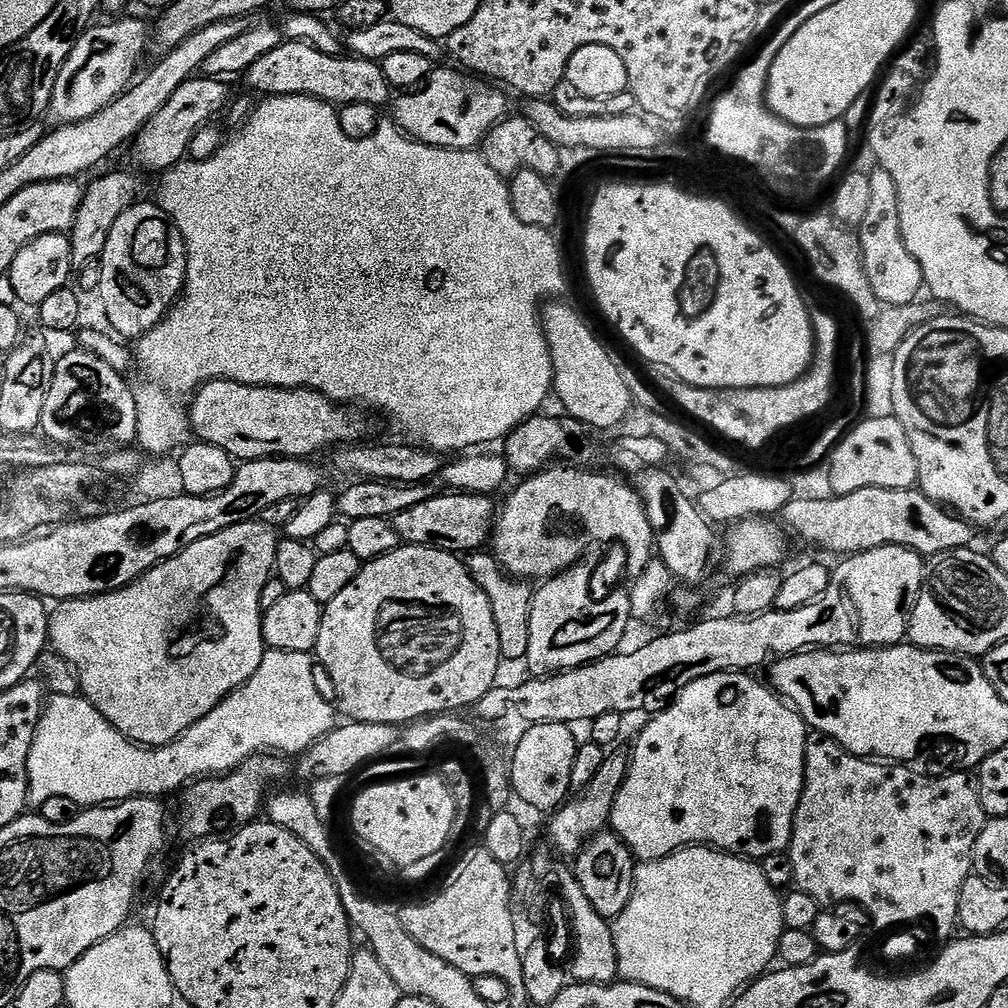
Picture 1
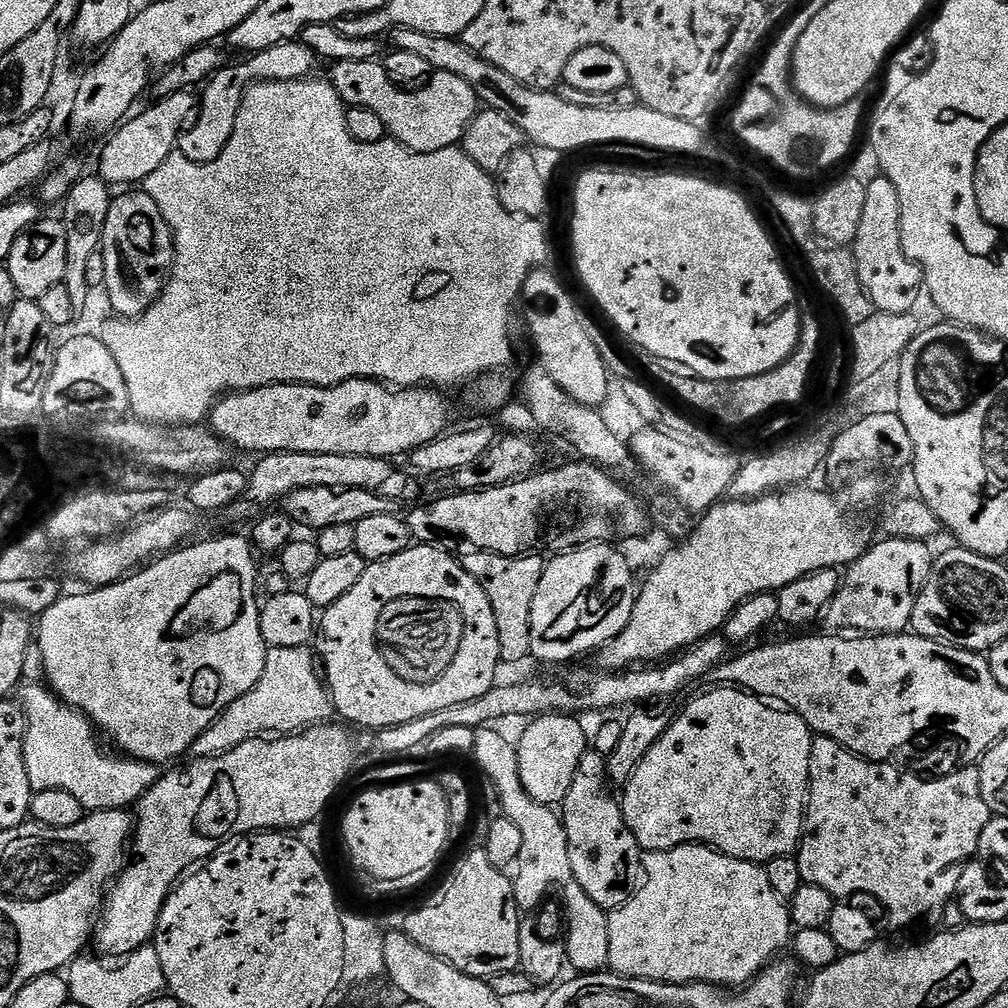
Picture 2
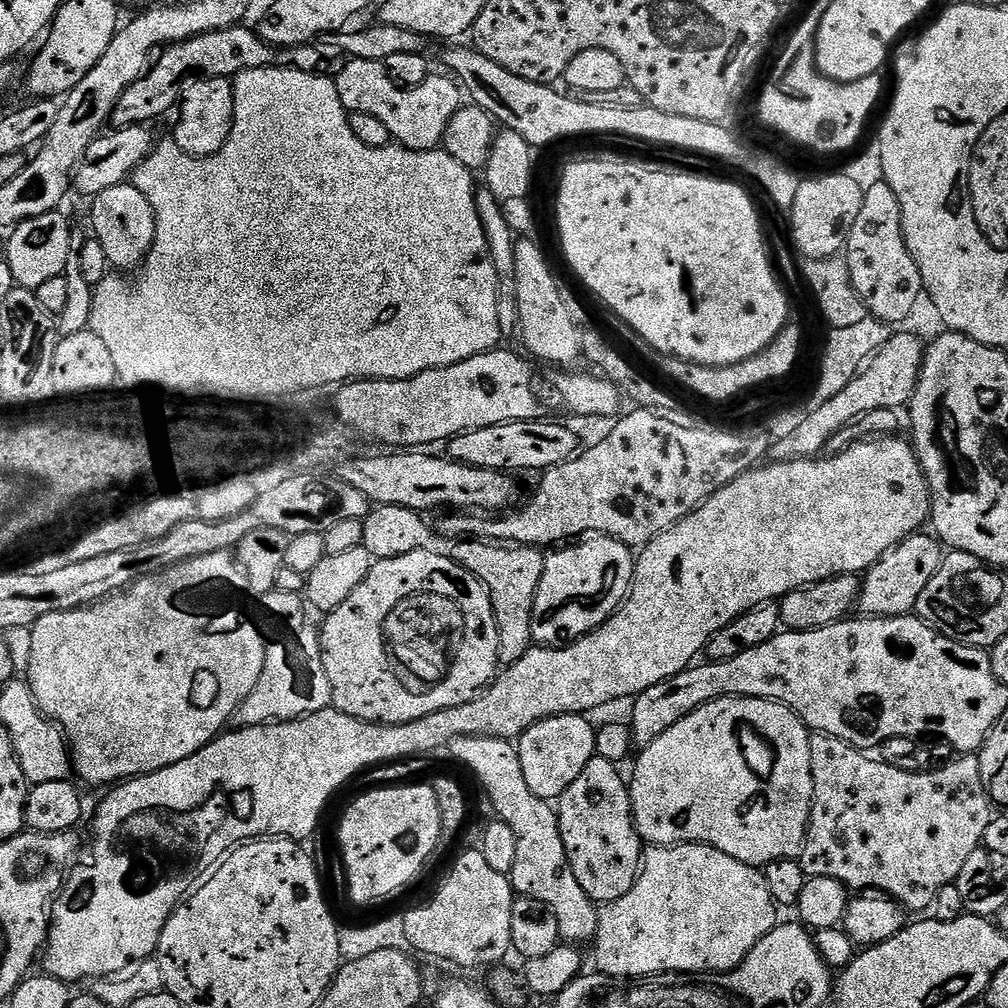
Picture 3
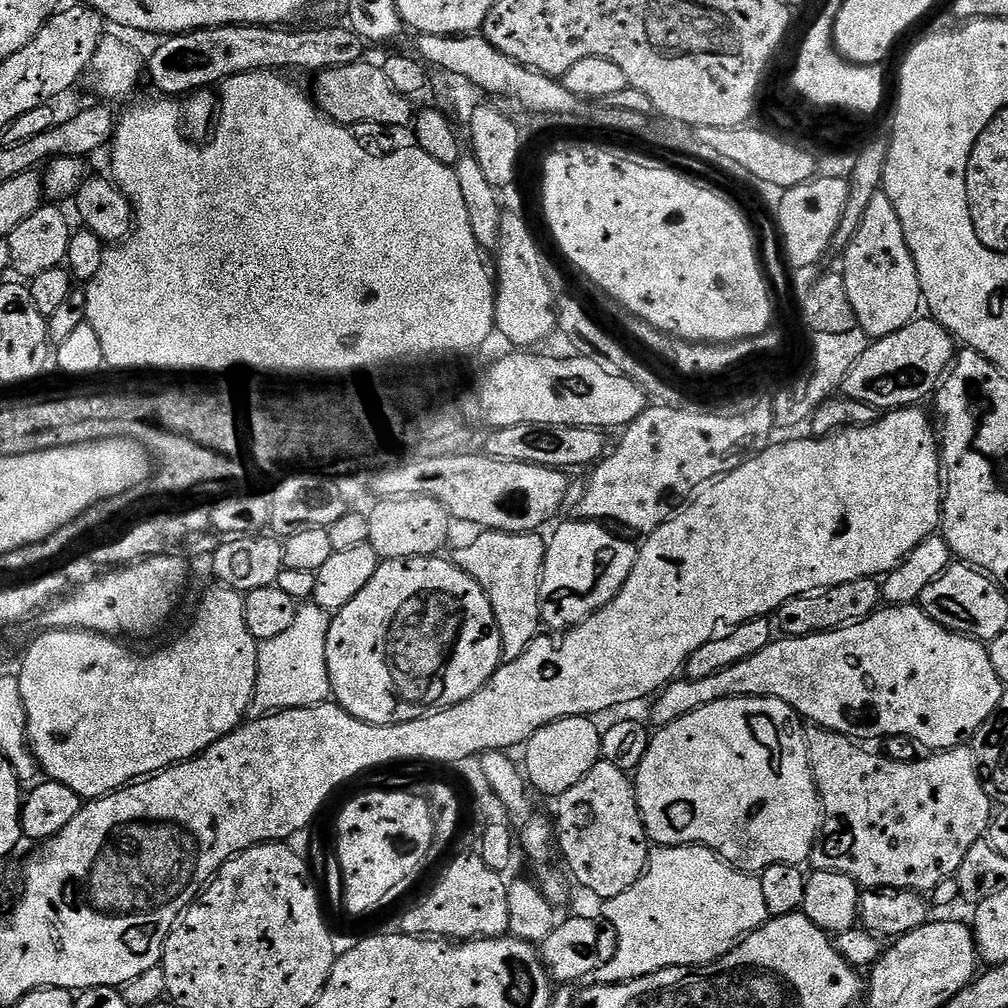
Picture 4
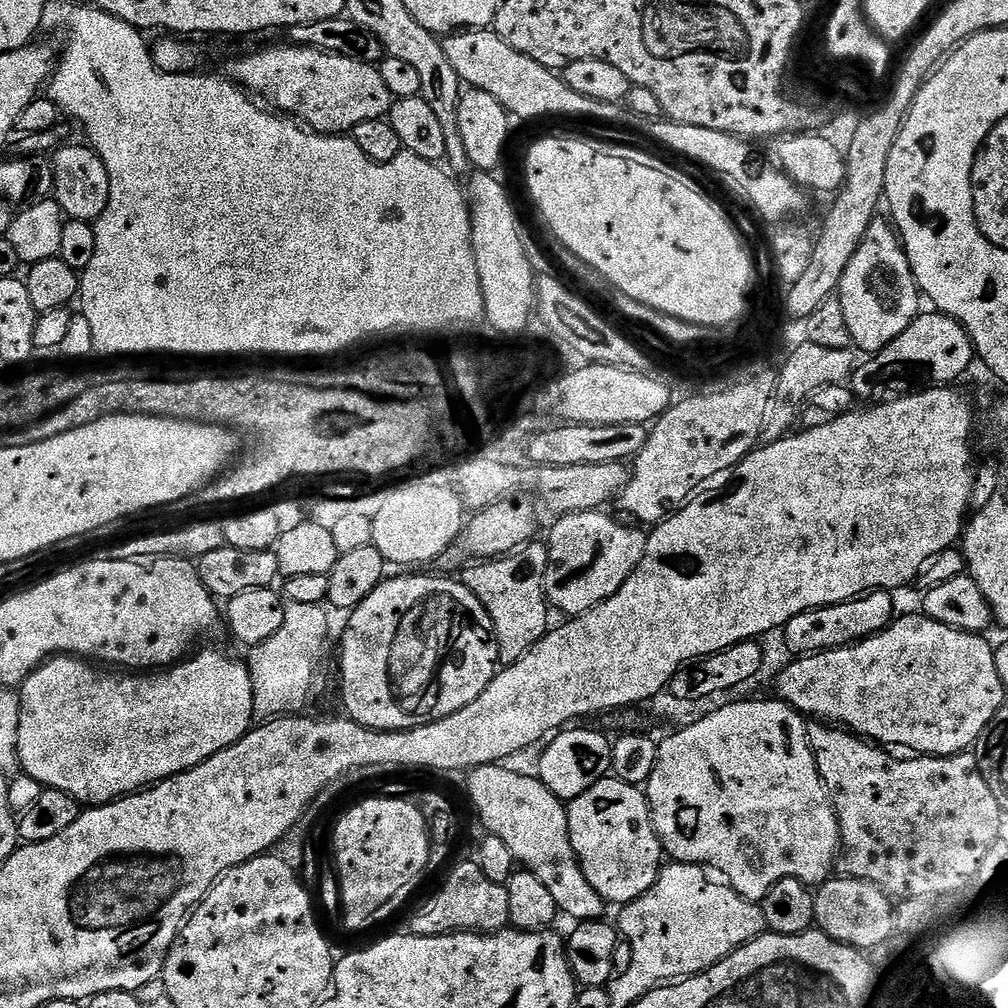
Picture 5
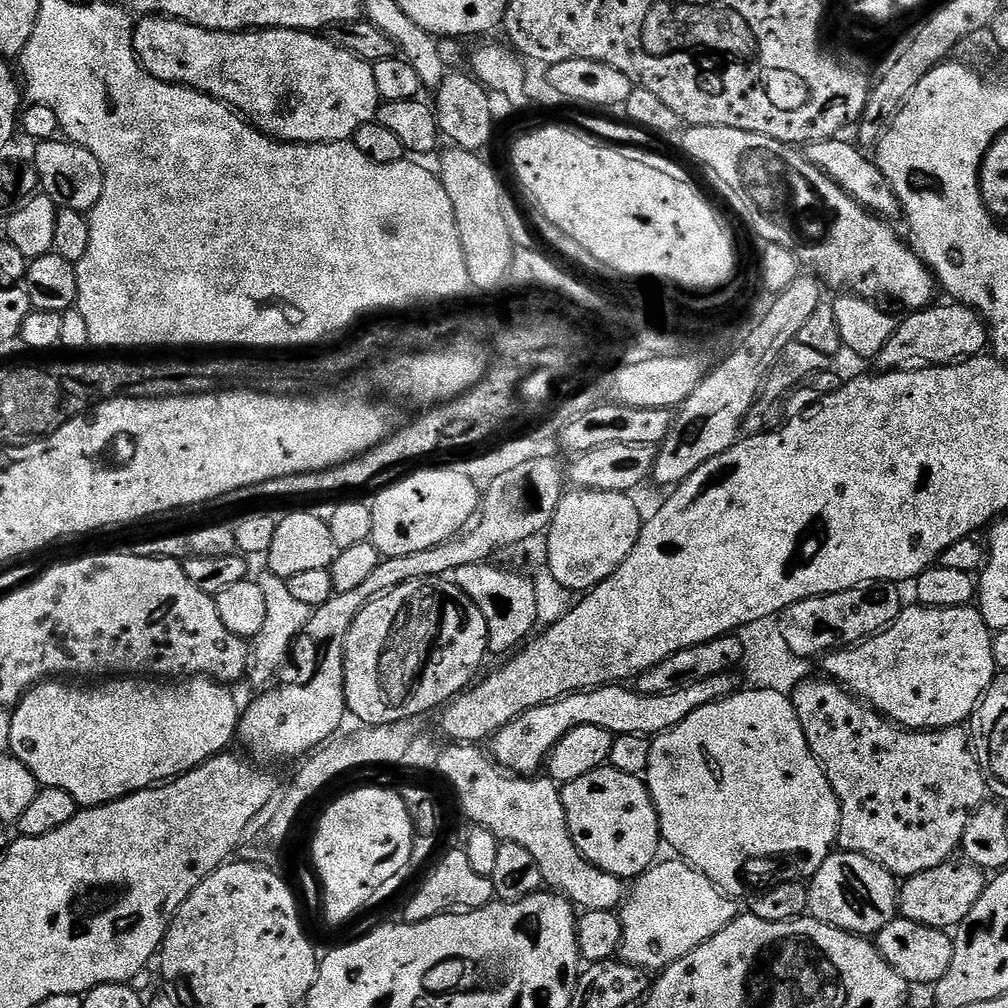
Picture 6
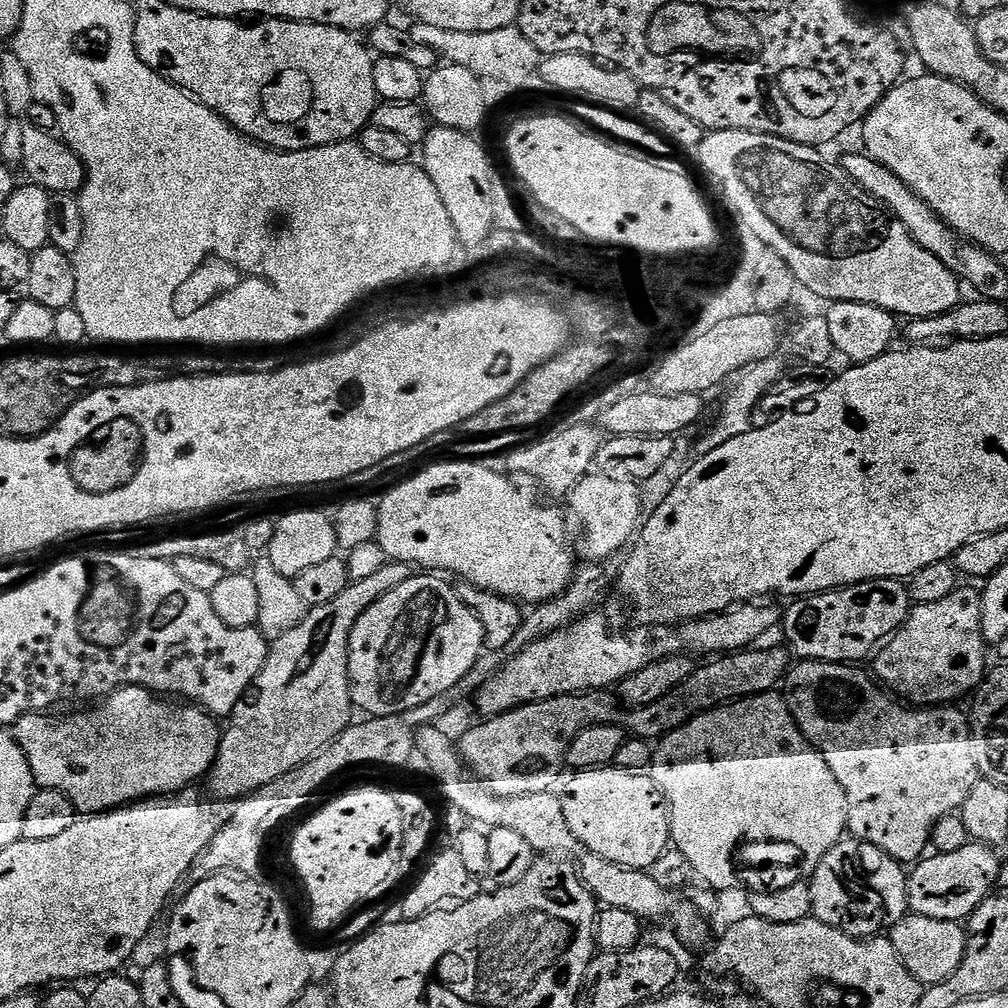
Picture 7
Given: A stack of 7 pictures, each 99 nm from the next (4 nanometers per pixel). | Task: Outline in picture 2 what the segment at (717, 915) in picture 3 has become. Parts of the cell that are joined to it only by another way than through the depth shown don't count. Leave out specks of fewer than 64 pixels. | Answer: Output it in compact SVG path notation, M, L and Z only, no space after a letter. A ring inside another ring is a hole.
M683 844L665 852L644 852L642 856L642 883L633 891L632 897L609 915L610 954L608 968L617 976L629 976L632 980L653 980L659 984L714 984L725 990L736 990L755 980L762 969L767 968L775 952L789 947L790 937L794 932L792 916L788 913L788 904L774 894L770 887L770 878L766 878L766 870L759 864L751 864L748 860L739 860L709 848L707 844Z

